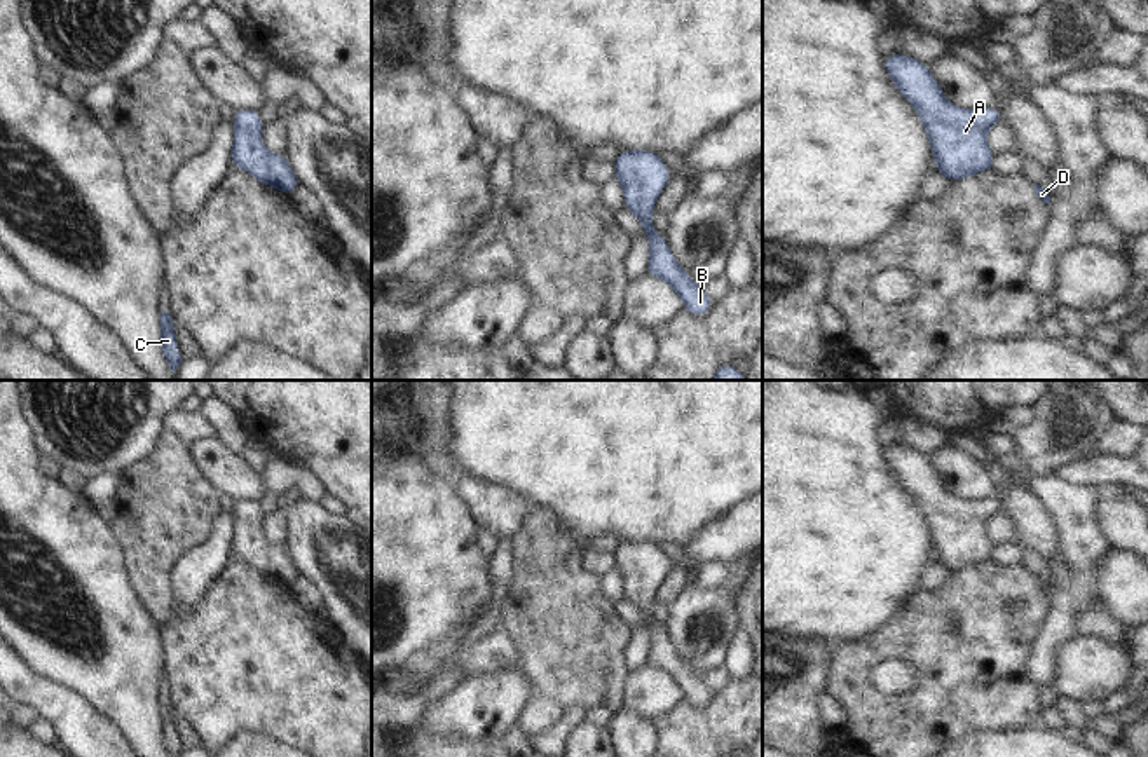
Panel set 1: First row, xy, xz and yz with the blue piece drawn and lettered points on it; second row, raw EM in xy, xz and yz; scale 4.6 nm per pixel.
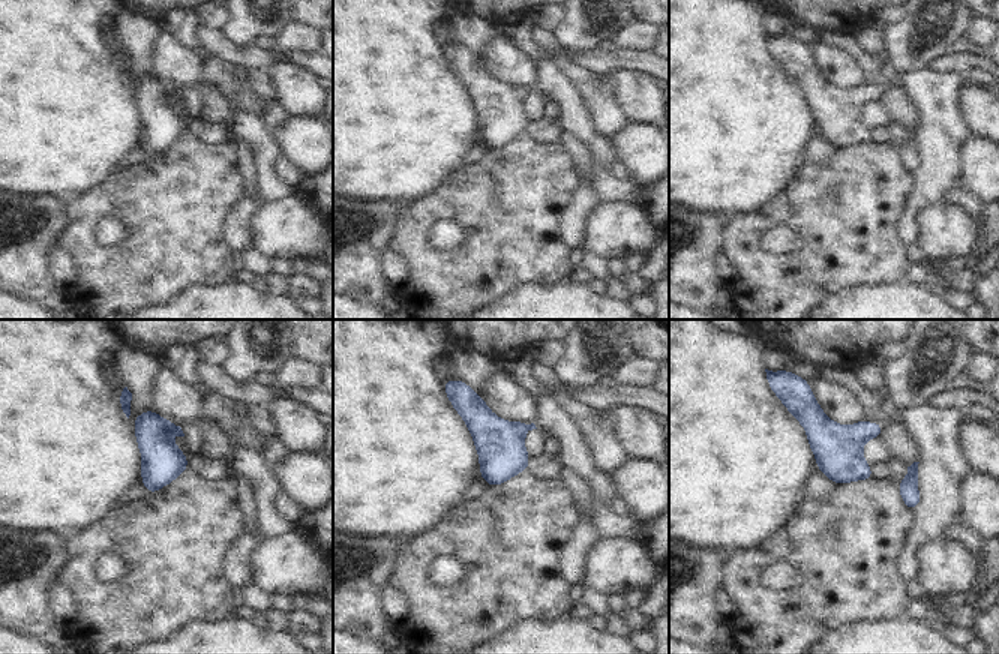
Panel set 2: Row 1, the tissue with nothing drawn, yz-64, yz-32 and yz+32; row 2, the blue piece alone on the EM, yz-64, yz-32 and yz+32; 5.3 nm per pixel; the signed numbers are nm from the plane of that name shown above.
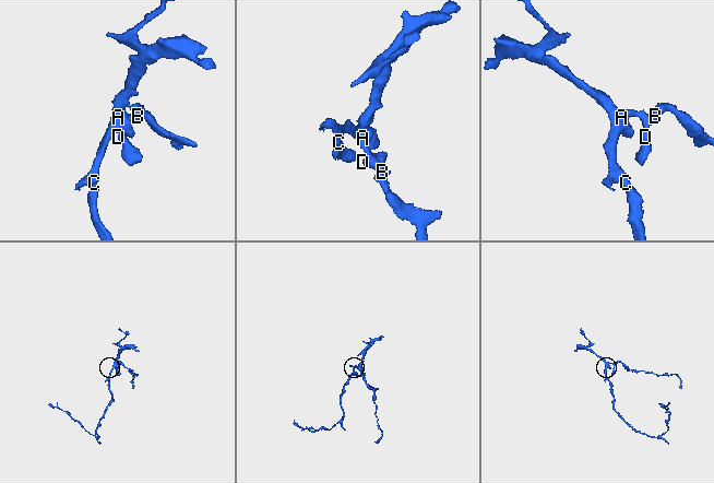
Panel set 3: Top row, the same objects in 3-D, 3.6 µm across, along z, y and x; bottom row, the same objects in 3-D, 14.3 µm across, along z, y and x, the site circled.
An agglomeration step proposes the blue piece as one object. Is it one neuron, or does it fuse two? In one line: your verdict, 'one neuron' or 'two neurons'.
one neuron

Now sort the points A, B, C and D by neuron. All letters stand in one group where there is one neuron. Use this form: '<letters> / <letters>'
A B C D

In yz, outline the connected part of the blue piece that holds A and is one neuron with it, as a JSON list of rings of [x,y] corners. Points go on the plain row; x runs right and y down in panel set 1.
[[[890,445],[883,448],[883,455],[902,488],[919,506],[933,541],[933,556],[951,574],[994,560],[986,523],[1003,511],[998,497],[979,501],[954,497],[944,488],[930,459],[912,447]]]

